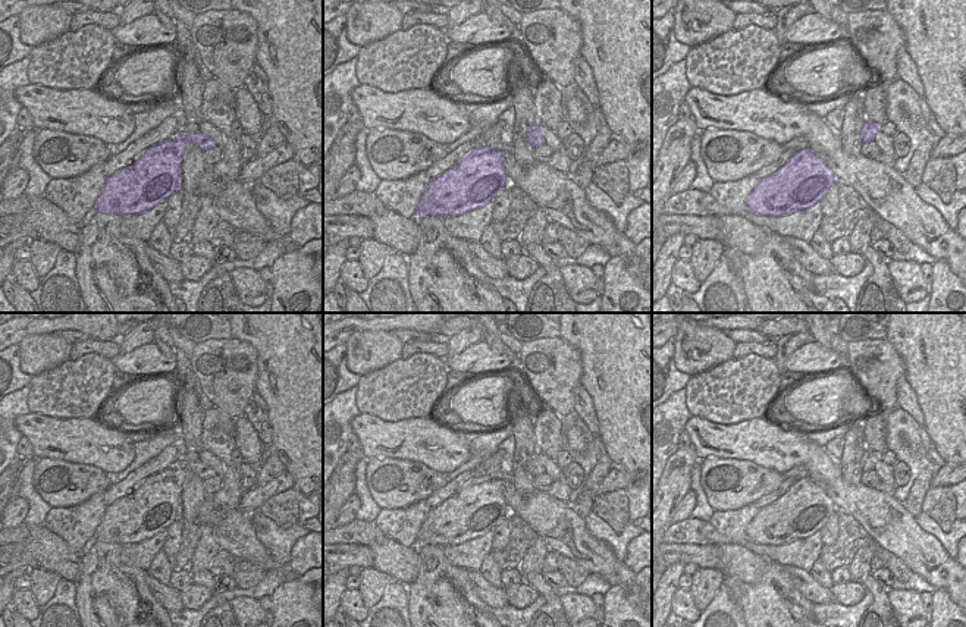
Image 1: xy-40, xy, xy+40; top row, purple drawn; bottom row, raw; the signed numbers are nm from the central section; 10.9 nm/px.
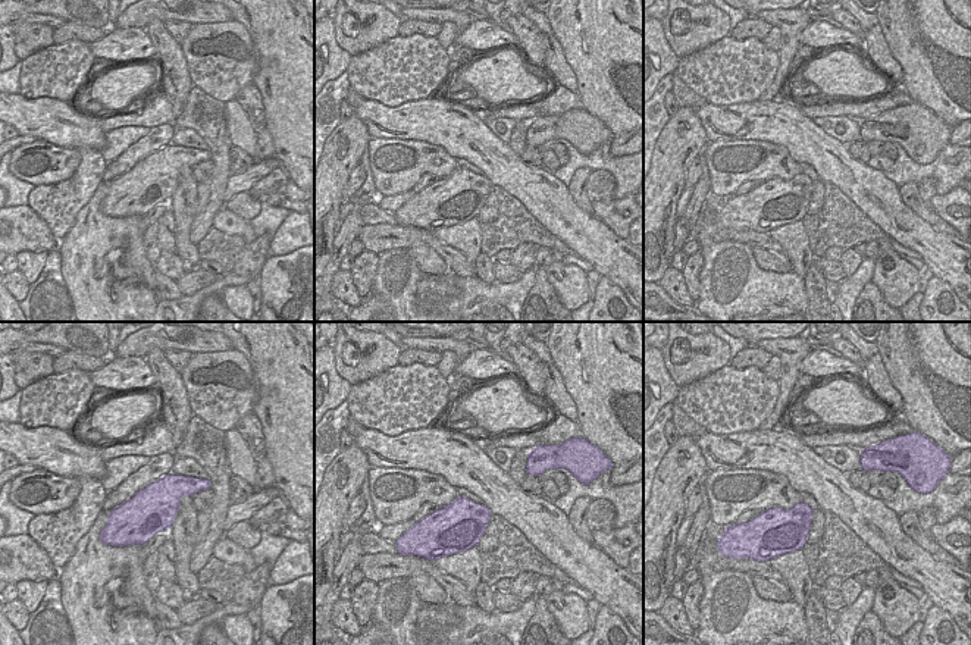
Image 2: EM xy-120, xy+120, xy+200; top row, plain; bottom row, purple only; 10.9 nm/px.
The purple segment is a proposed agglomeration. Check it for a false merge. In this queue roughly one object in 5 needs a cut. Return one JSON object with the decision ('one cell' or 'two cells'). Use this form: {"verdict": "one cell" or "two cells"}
{"verdict": "one cell"}

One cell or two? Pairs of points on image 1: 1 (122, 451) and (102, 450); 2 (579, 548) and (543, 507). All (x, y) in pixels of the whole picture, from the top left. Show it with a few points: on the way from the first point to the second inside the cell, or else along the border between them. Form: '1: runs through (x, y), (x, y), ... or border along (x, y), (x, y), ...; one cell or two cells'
1: runs through (118, 451), (106, 450); one cell
2: runs through (570, 538), (551, 517); one cell

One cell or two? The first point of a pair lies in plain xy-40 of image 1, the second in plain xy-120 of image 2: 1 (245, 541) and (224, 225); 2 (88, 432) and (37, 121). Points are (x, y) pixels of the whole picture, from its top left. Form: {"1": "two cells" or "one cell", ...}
{"1": "one cell", "2": "one cell"}

